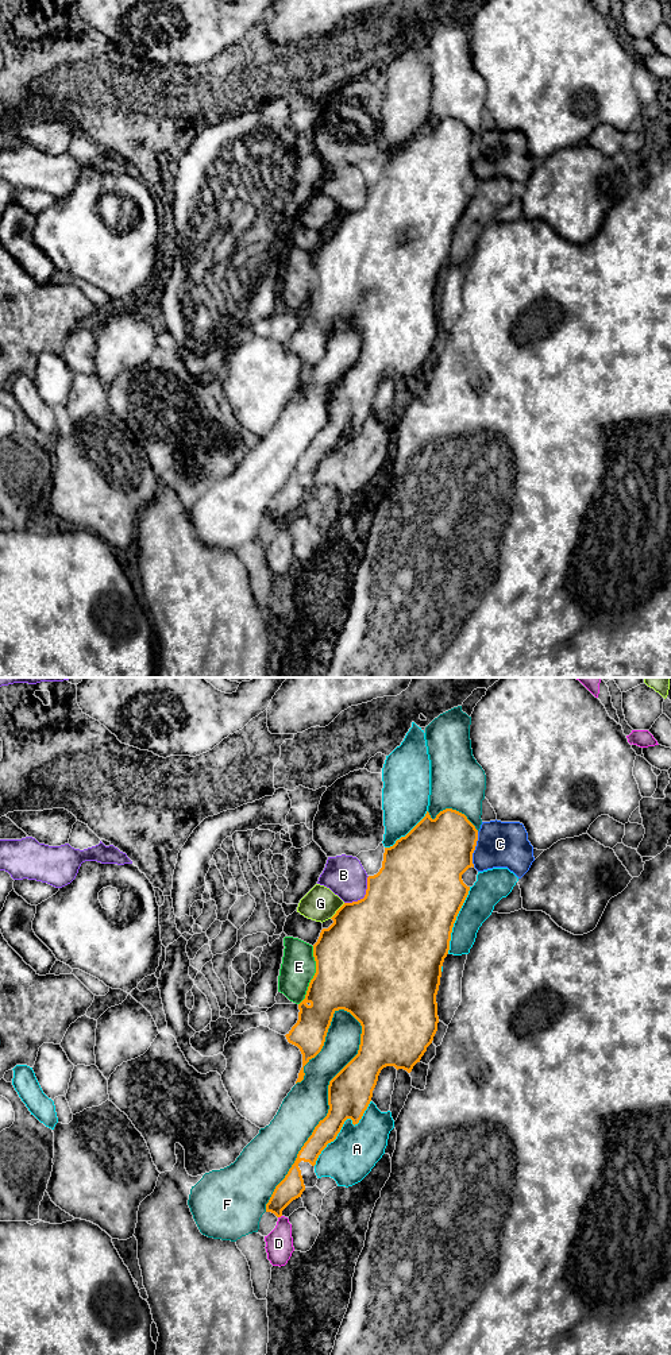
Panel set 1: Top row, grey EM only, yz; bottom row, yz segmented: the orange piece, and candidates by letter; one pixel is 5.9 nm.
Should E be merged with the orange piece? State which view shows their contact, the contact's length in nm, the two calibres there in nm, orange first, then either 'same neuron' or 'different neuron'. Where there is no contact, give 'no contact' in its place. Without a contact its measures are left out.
contact in yz; length 360 nm; calibres 480 and 200 nm; different neuron

